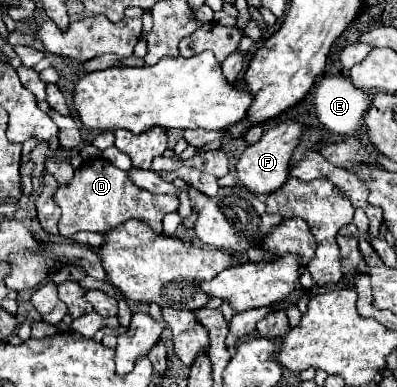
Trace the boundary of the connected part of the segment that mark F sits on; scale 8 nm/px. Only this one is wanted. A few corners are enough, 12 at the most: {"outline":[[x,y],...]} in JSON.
{"outline":[[283,121],[249,145],[237,179],[255,195],[289,179],[301,123]]}

